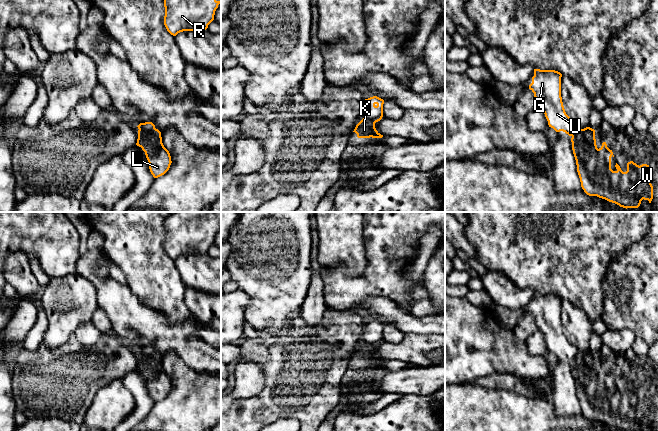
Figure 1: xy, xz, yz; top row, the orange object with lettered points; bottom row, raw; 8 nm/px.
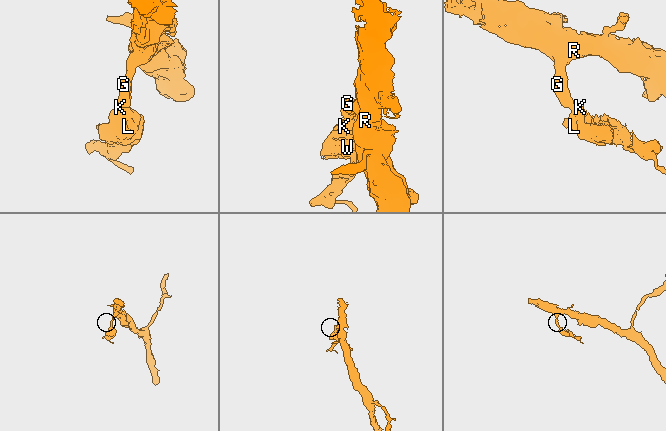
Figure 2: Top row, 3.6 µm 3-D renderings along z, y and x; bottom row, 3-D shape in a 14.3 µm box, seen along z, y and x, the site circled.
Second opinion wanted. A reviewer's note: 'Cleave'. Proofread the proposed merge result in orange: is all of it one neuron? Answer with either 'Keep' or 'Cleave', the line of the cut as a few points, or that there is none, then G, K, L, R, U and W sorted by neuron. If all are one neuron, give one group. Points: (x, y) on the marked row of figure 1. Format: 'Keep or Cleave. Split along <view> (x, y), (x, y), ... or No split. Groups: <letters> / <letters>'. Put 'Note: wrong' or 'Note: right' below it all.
Cleave. Split along xz (382, 115), (372, 119), (363, 119). Groups: G R U / K L W
Note: right

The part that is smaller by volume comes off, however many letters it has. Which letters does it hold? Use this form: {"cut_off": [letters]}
{"cut_off": ["K", "L", "W"]}

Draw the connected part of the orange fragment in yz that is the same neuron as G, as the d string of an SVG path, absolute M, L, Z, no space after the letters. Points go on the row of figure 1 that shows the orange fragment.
M534 69L529 89L543 110L549 127L573 136L579 127L565 112L561 97L561 77L562 74L555 70Z

